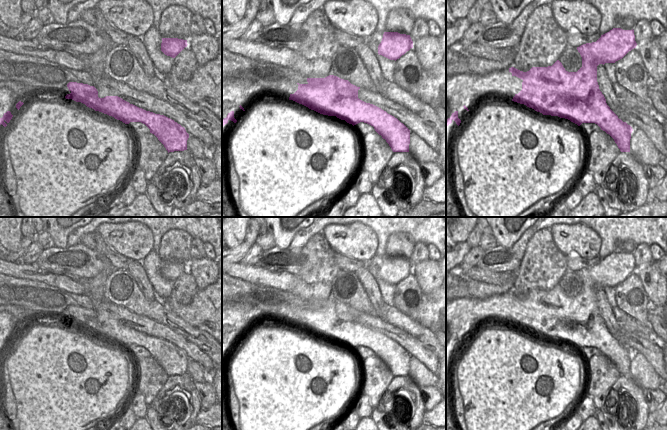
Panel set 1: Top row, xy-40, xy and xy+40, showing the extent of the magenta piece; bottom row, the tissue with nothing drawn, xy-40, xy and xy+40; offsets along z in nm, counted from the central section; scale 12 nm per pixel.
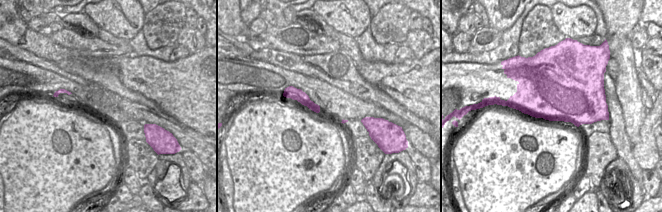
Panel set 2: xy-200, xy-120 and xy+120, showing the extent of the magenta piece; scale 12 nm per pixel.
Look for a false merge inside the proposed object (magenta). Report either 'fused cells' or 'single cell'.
single cell

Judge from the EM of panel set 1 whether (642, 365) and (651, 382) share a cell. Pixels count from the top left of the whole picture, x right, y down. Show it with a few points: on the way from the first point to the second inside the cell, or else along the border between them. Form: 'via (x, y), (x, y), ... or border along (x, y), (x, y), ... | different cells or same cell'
via (642, 369), (642, 372), (648, 378) | same cell

